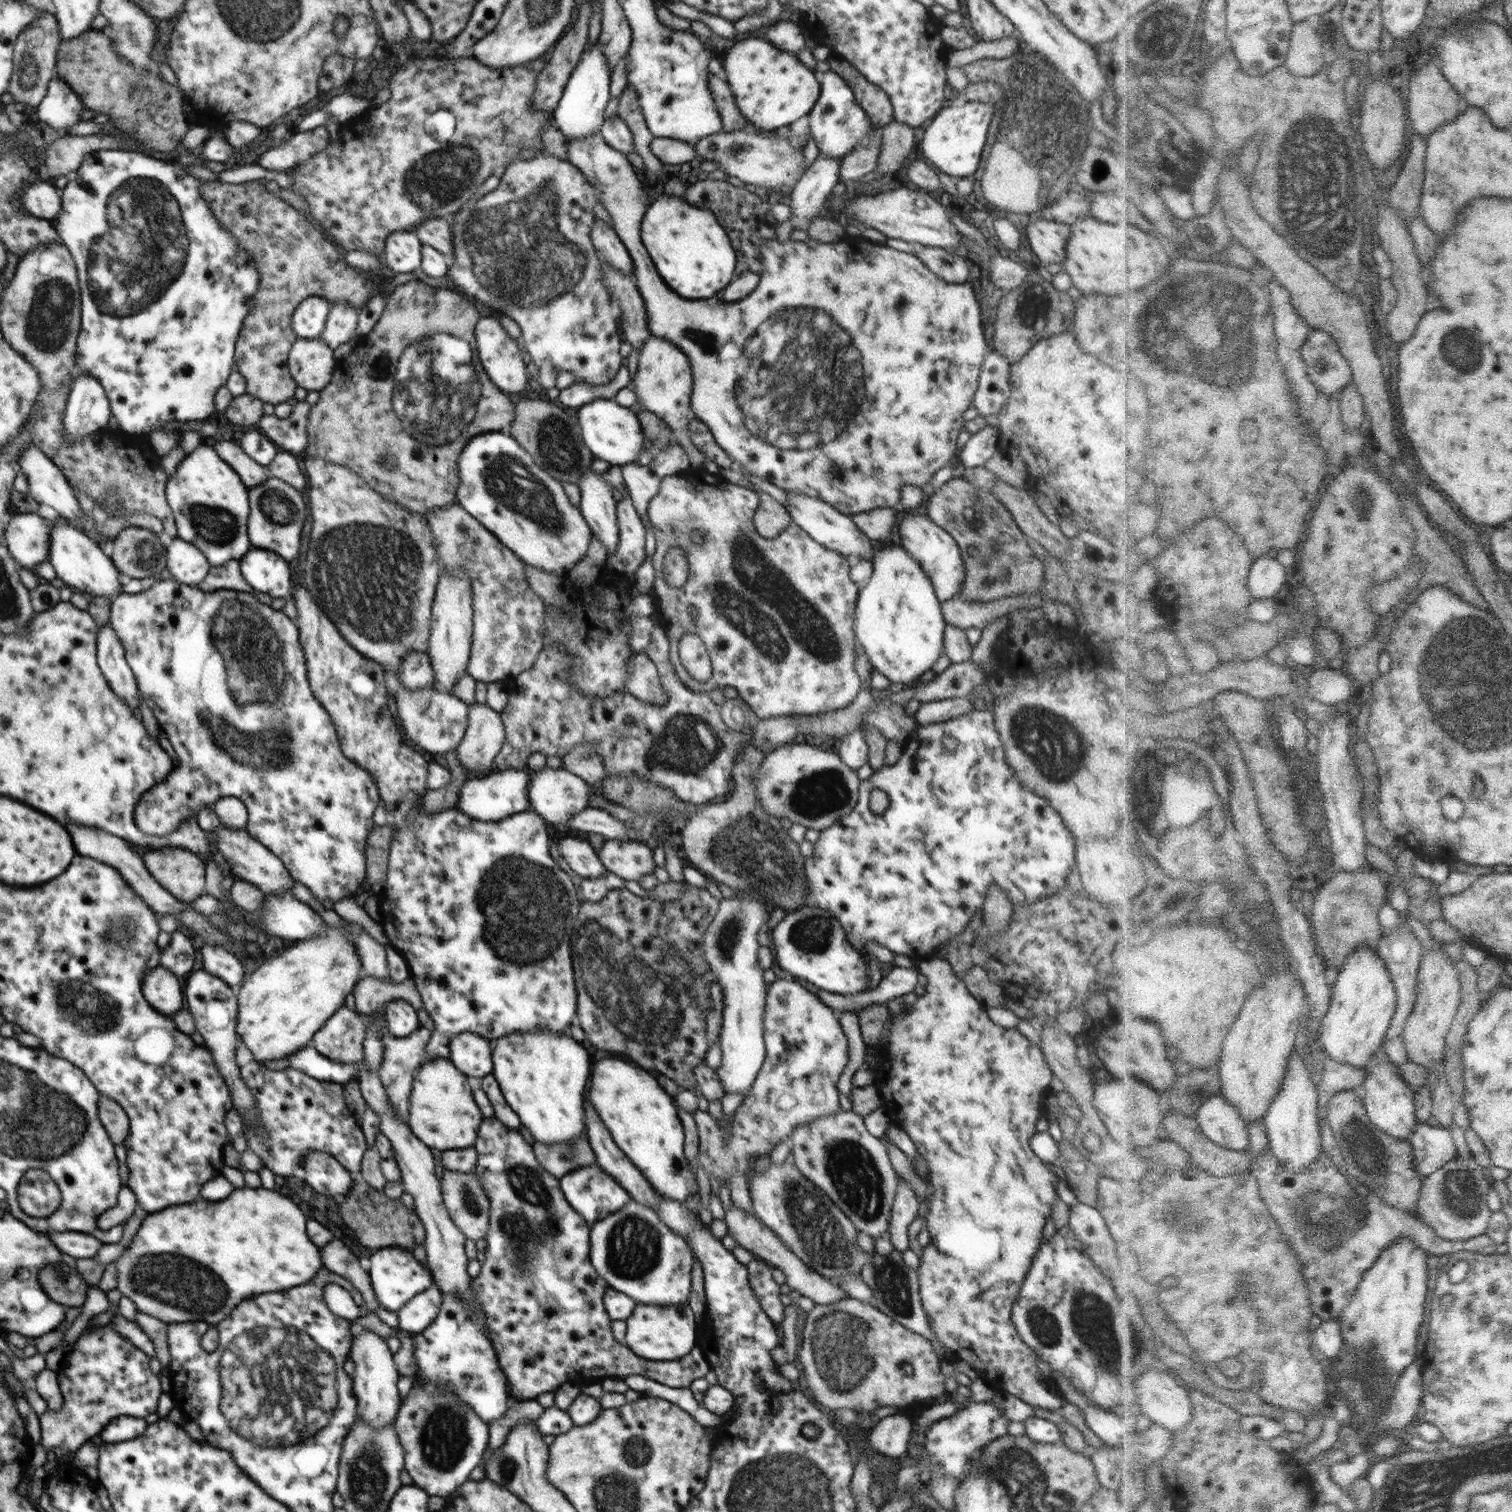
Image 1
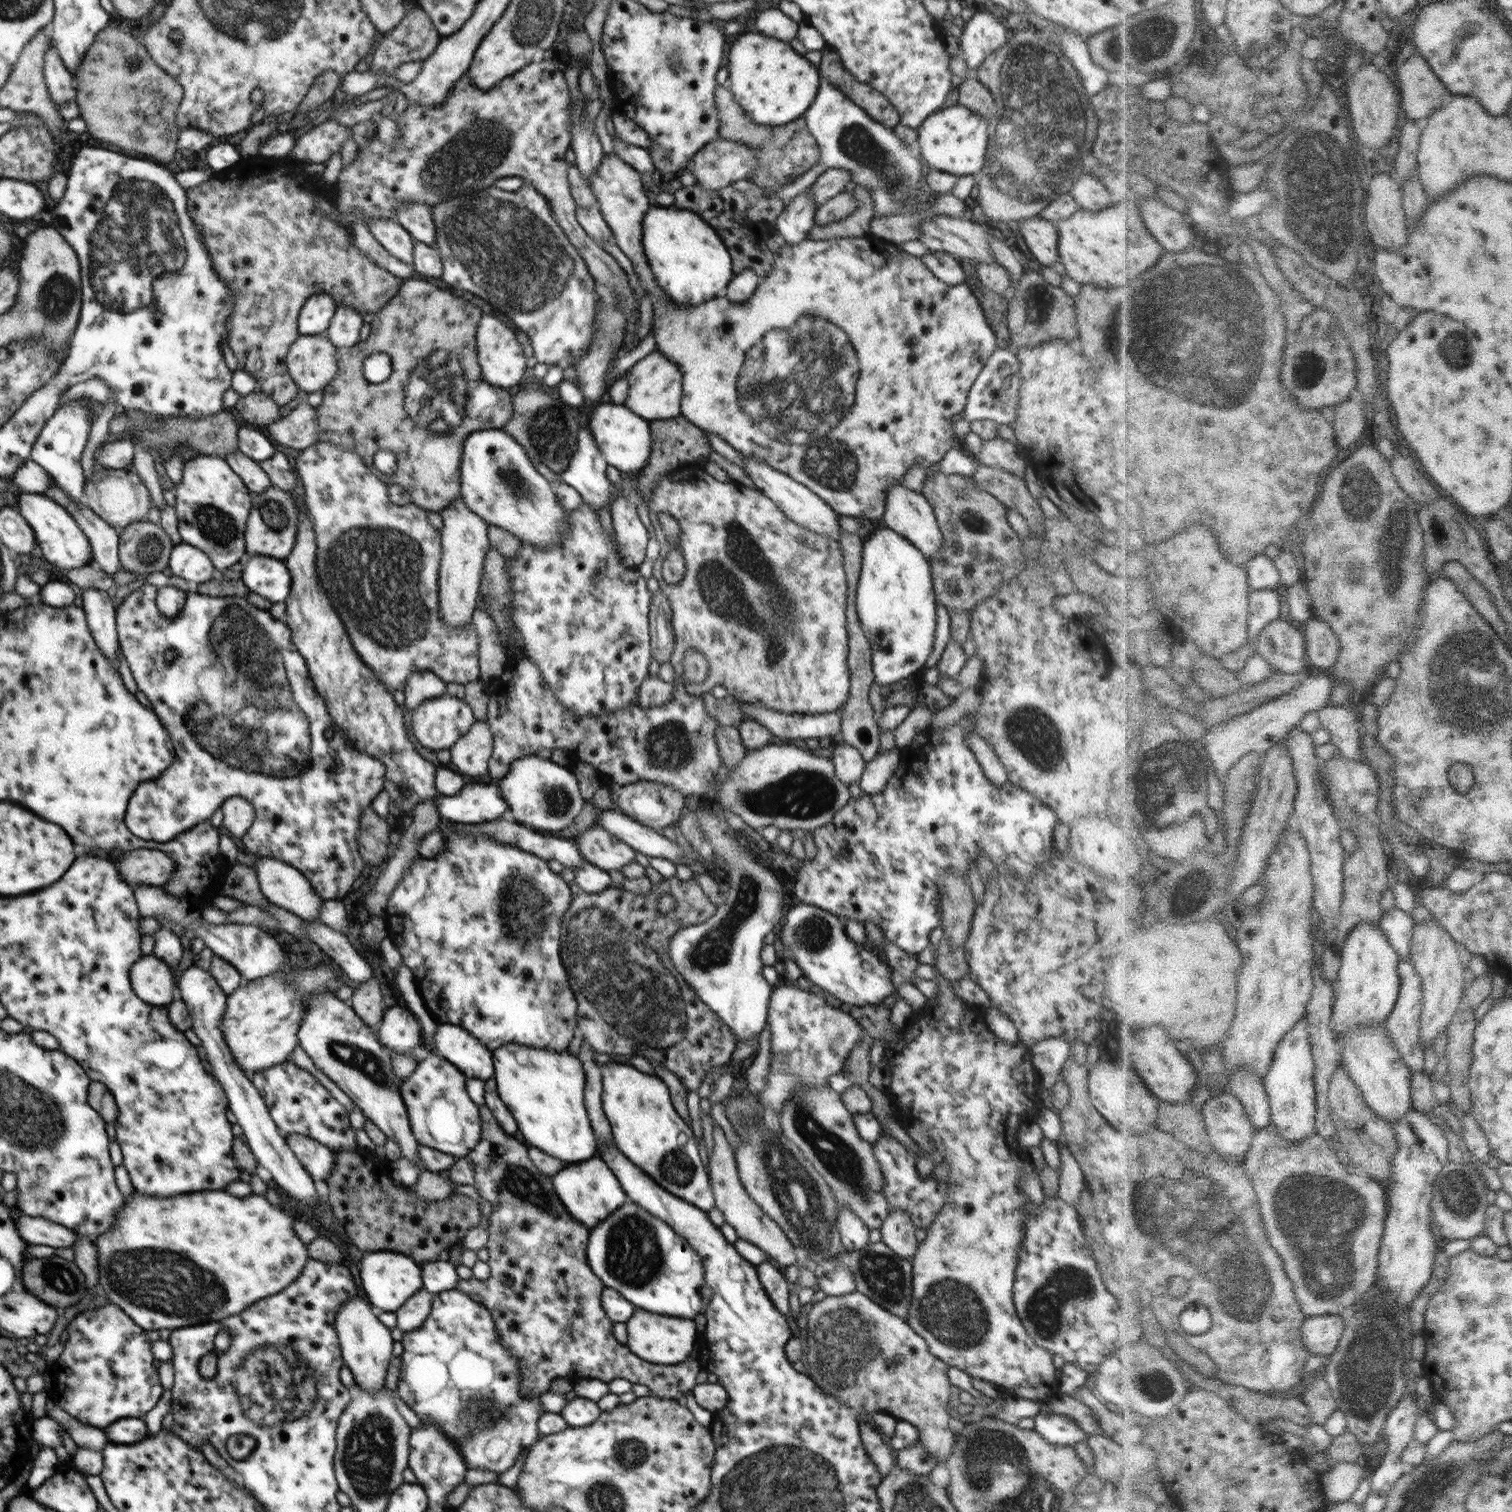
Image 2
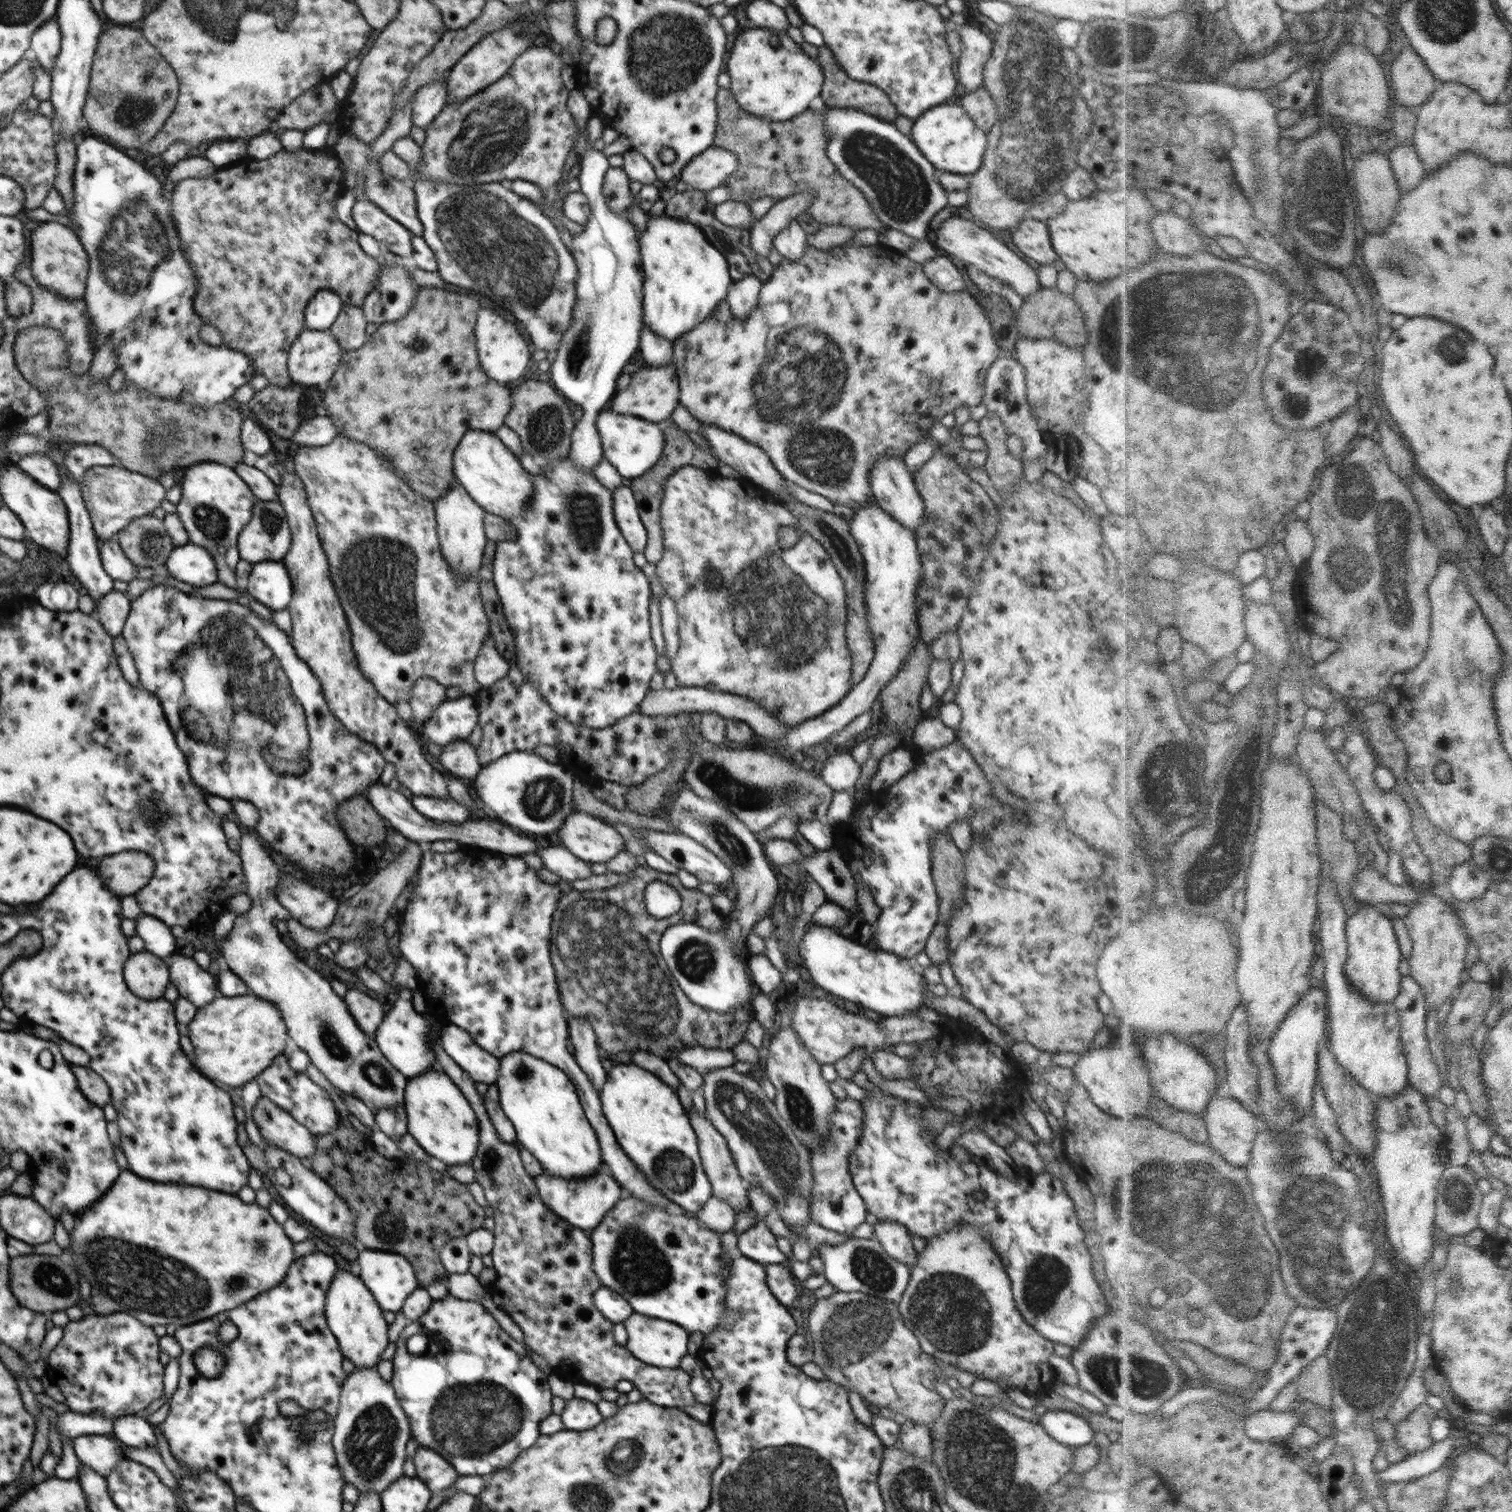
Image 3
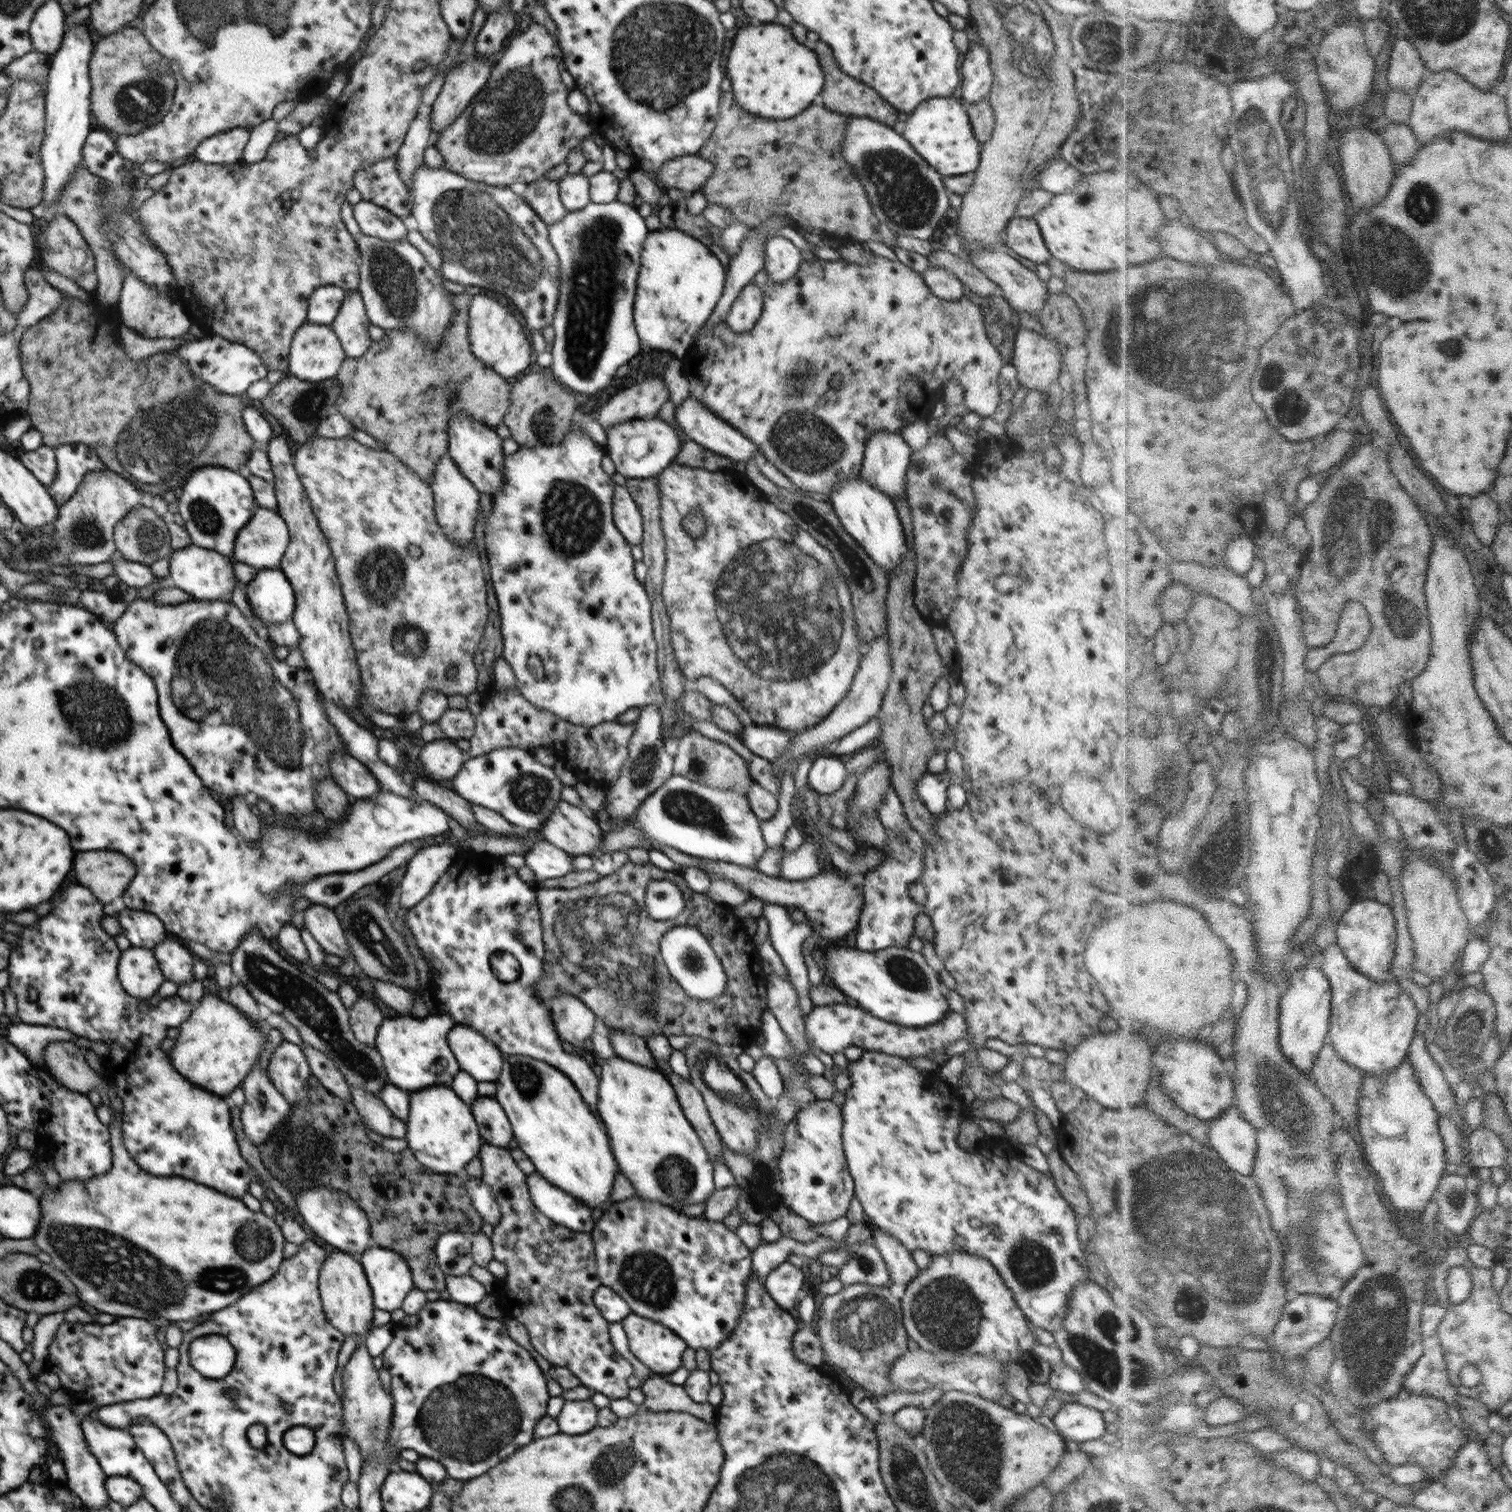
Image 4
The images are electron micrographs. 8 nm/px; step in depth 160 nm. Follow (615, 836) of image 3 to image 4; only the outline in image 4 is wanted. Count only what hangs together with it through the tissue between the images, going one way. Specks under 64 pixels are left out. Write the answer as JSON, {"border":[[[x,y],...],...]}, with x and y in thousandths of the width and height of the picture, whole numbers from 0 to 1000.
{"border":[[[370,529],[366,538],[358,546],[358,552],[376,565],[392,565],[399,558],[399,550],[396,542],[386,535]]]}

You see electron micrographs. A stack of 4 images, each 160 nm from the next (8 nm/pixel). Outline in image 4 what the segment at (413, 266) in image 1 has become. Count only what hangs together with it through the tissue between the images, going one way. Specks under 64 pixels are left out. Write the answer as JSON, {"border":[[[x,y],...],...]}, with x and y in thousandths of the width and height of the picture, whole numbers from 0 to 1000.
{"border":[[[239,132],[233,135],[233,142],[238,152],[243,156],[249,156],[254,159],[269,157],[269,152],[264,143]]]}

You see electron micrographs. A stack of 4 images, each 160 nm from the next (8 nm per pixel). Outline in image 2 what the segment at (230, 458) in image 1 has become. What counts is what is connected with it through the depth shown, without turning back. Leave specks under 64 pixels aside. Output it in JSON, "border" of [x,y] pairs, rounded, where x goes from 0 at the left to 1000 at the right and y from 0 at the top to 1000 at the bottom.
{"border":[[[157,298],[155,299],[155,300],[151,300],[148,304],[161,318],[161,320],[167,327],[175,325],[181,321],[177,312],[171,308],[171,305],[167,304],[167,303],[160,300],[160,299]]]}

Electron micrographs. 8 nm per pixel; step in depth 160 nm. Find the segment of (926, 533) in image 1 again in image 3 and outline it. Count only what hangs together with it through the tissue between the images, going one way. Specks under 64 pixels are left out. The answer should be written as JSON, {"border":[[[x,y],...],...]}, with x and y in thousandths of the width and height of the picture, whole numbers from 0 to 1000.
{"border":[[[583,302],[576,311],[575,321],[580,334],[587,339],[593,345],[601,351],[606,352],[609,349],[612,341],[612,332],[606,324],[603,313],[599,310],[597,302]]]}

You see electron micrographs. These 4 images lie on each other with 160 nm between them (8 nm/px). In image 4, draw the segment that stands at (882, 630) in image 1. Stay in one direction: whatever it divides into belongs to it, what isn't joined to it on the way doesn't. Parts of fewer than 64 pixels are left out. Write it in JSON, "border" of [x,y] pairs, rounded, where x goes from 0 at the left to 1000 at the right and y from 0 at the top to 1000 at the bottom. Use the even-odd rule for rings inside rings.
{"border":[[[568,313],[567,316],[558,317],[550,325],[549,331],[551,332],[551,337],[557,348],[571,362],[574,368],[581,374],[585,376],[589,381],[589,379],[597,372],[601,364],[600,354],[591,331],[575,321]],[[497,479],[492,481],[487,487],[495,496],[509,503],[519,497],[519,495],[523,493],[527,485],[529,484]]]}

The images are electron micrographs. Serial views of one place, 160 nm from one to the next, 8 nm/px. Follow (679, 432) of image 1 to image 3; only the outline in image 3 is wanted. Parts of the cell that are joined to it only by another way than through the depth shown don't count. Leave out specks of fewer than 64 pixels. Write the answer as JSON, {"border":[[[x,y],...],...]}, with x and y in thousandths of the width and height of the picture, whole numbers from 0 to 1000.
{"border":[[[444,240],[438,242],[427,241],[425,243],[419,245],[417,255],[411,259],[407,260],[405,265],[405,271],[409,274],[418,274],[437,281],[443,278],[444,274],[449,268],[449,251]]]}

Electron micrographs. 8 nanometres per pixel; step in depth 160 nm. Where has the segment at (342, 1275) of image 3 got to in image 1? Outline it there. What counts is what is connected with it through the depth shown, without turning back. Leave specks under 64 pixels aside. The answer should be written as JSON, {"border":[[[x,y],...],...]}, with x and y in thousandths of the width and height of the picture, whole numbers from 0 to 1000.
{"border":[[[232,874],[233,891],[231,898],[235,901],[235,907],[232,910],[233,920],[236,927],[236,937],[246,944],[253,944],[261,940],[265,930],[265,925],[263,923],[263,905],[259,899],[260,895],[254,885],[241,880],[239,877]]]}

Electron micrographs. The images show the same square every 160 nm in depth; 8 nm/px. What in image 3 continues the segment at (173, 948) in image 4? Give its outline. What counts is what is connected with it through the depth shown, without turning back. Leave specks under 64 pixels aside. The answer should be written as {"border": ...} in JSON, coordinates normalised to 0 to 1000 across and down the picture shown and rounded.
{"border":[[[117,629],[109,636],[111,637],[112,648],[118,659],[130,667],[139,664],[145,657],[143,647],[138,642],[134,641],[126,630]]]}

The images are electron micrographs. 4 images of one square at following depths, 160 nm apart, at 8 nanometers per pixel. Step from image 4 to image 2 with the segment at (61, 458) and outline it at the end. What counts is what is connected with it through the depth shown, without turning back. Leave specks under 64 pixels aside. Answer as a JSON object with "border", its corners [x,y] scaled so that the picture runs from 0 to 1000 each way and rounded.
{"border":[[[87,290],[73,291],[69,293],[62,300],[63,308],[69,308],[71,310],[82,310],[87,307],[91,294]]]}

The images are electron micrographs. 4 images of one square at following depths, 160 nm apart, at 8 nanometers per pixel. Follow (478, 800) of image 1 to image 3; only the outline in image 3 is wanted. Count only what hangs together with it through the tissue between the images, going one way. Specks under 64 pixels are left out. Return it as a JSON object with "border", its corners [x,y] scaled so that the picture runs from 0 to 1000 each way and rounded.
{"border":[[[271,527],[271,530],[276,538],[288,545],[303,546],[303,545],[314,542],[311,538],[311,534],[303,532],[298,528],[291,529],[291,528],[284,527]]]}

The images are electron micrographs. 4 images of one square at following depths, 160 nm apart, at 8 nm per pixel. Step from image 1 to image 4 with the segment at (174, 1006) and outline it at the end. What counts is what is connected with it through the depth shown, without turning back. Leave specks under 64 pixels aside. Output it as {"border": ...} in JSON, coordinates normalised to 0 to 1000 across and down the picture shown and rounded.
{"border":[[[87,626],[81,629],[77,645],[82,655],[93,661],[102,659],[110,648],[101,628],[95,626]]]}

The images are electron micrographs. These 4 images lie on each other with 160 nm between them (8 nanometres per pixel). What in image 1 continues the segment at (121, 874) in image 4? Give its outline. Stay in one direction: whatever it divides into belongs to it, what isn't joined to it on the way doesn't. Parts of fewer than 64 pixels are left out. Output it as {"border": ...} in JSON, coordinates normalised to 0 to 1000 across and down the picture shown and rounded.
{"border":[[[119,561],[101,562],[95,565],[94,570],[95,570],[97,575],[104,583],[104,585],[118,595],[126,597],[132,593],[137,591],[135,581],[136,570],[127,563]]]}

